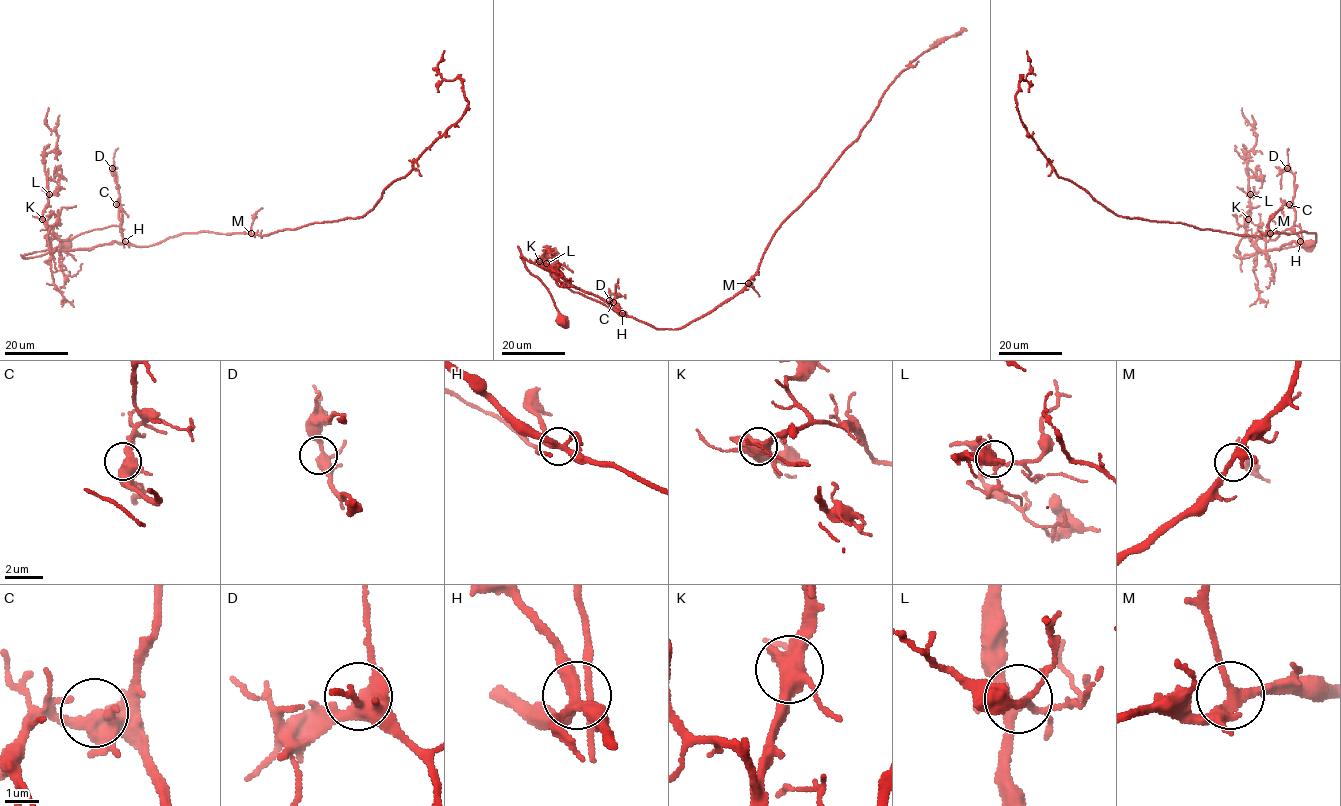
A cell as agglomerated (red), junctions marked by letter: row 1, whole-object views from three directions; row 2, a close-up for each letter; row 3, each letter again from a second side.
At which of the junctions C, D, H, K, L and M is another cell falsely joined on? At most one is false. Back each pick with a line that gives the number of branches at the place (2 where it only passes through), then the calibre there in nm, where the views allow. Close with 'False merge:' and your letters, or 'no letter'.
False merge: no letter

